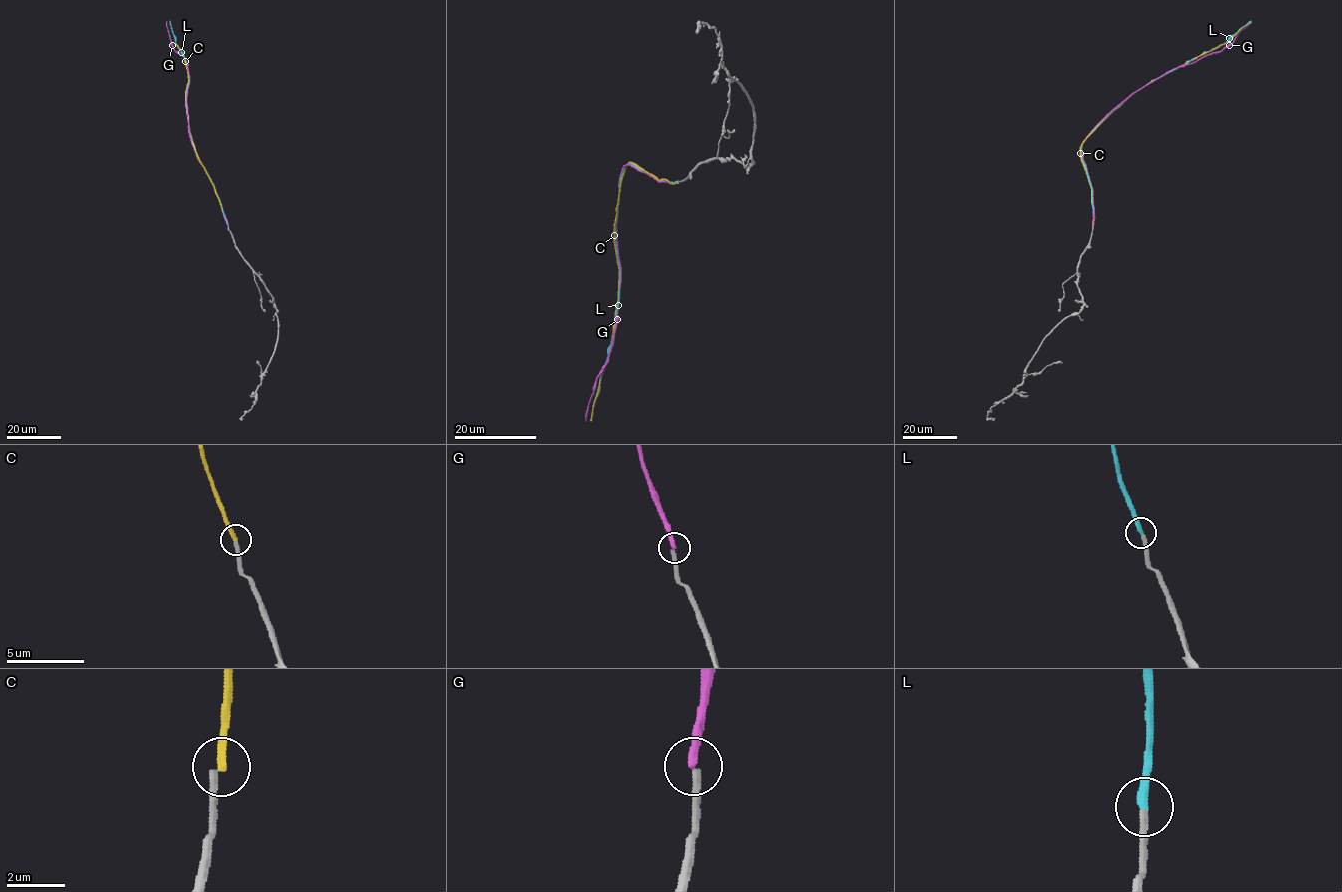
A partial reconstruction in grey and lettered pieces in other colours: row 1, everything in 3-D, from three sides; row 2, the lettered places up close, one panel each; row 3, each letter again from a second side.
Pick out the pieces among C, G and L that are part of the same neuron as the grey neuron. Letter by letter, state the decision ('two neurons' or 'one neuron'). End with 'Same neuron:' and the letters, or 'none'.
C: two neurons
G: two neurons
L: one neuron
Same neuron: L

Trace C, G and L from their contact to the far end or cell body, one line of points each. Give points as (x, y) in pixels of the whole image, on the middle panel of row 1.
C: (678, 183), (657, 179), (632, 162), (625, 169), (615, 230), (619, 295), (612, 342), (591, 421)
G: (679, 181), (659, 182), (629, 164), (622, 169), (617, 234), (621, 269), (618, 320), (585, 421)
L: (678, 182), (659, 181), (633, 164), (628, 164), (623, 171), (616, 244), (620, 297), (616, 327), (590, 421)

